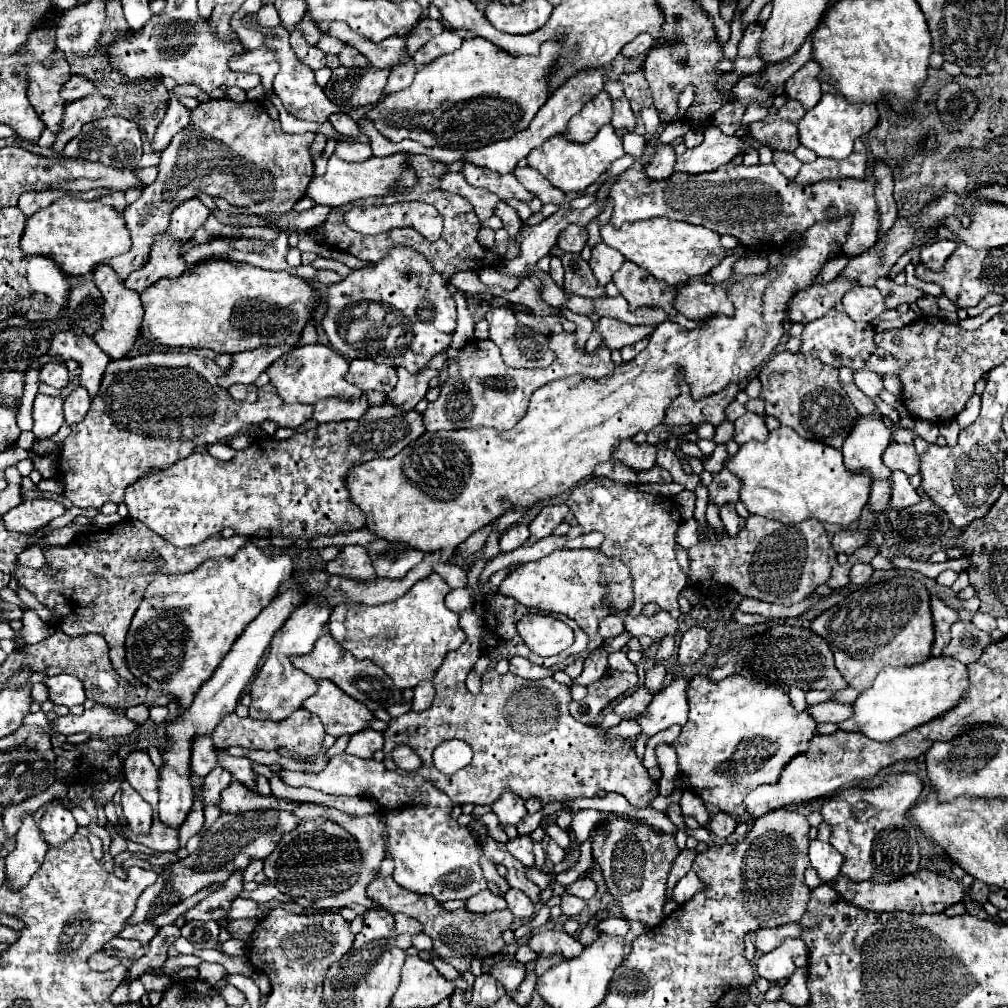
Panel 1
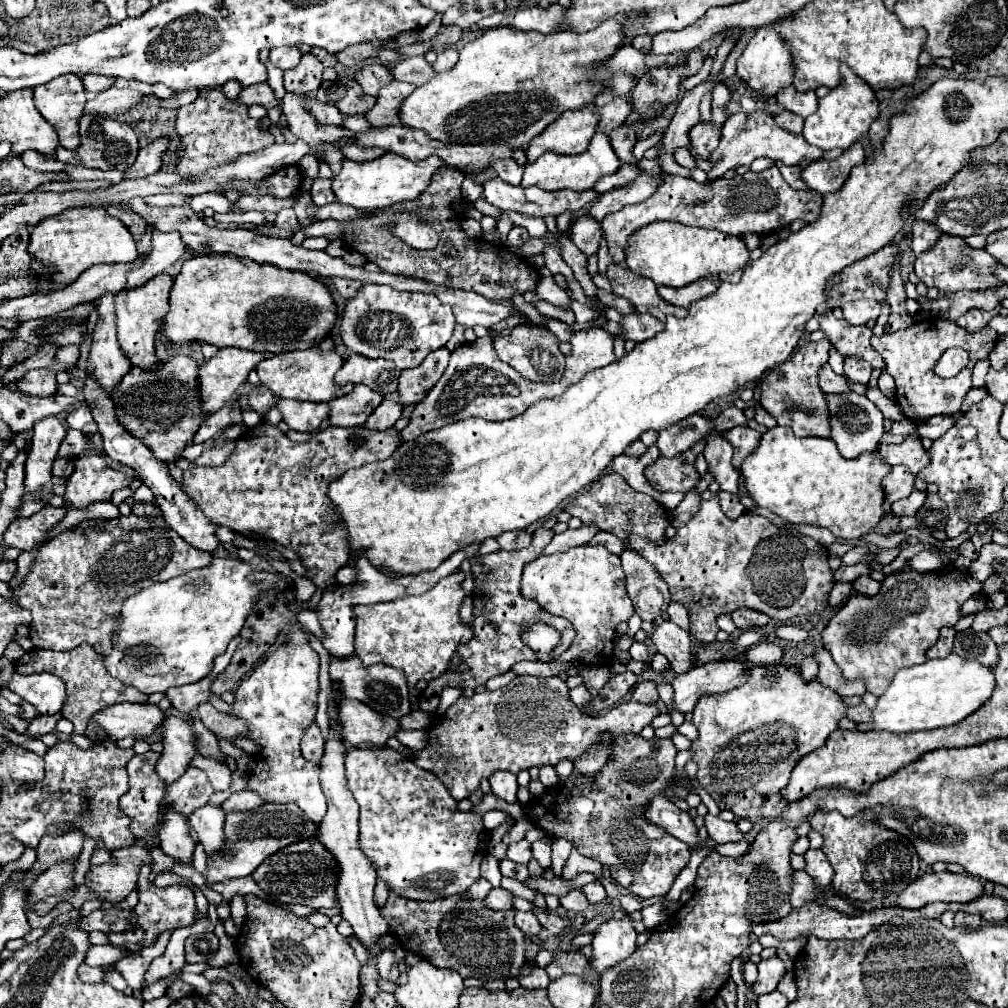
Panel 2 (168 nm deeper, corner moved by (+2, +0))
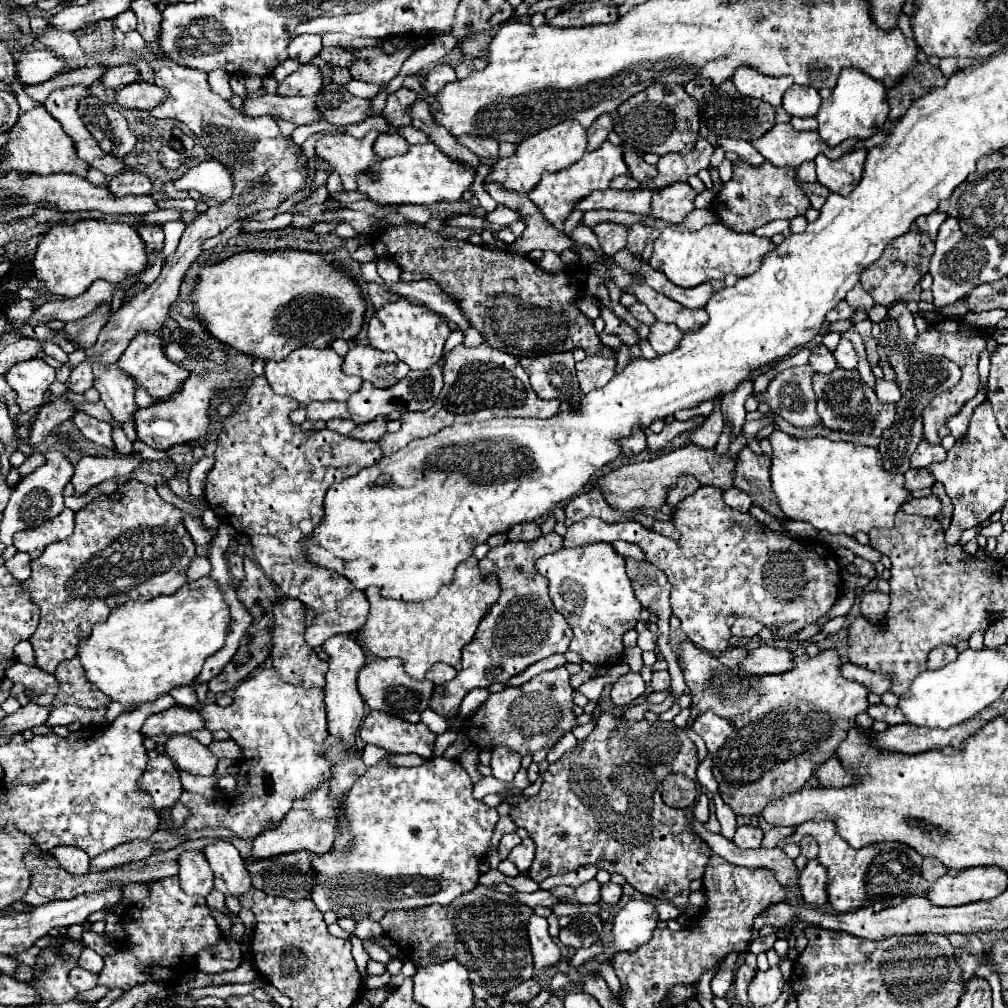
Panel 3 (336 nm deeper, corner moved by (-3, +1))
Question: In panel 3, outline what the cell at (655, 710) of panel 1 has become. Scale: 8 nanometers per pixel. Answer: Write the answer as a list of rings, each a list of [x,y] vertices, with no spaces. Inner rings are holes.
[[[760,645],[752,653],[748,653],[740,661],[740,669],[752,675],[768,675],[768,673],[782,673],[792,667],[792,651],[786,647],[768,647]]]

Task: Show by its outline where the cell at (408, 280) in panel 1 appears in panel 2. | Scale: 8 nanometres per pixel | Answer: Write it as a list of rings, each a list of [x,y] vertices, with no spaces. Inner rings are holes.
[[[363,284],[357,298],[347,302],[339,330],[343,344],[349,348],[349,352],[363,354],[367,358],[393,360],[397,368],[407,370],[419,366],[429,352],[443,348],[451,338],[453,328],[455,328],[455,316],[449,304],[443,304],[435,294],[397,292],[391,286]],[[385,314],[395,318],[395,326],[379,324],[379,328],[373,330],[367,328],[373,316],[385,316]]]

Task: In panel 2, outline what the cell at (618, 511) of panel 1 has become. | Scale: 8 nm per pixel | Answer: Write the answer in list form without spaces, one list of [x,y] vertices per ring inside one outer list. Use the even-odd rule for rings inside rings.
[[[615,472],[605,474],[605,476],[597,478],[593,484],[589,484],[589,488],[585,488],[579,496],[571,498],[565,504],[565,510],[569,514],[581,518],[583,524],[597,524],[605,532],[613,532],[625,542],[627,542],[629,532],[635,532],[635,534],[641,534],[641,536],[645,536],[645,538],[649,538],[653,542],[659,542],[659,540],[663,540],[665,528],[669,526],[667,510],[659,502],[655,502],[651,496],[635,492]]]

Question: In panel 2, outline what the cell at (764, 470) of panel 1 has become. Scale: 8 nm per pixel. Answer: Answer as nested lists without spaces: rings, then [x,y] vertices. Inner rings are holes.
[[[775,426],[769,428],[759,442],[759,448],[749,454],[743,462],[743,476],[747,480],[749,496],[757,502],[757,506],[765,506],[777,516],[785,518],[793,524],[809,524],[829,528],[837,538],[843,540],[859,540],[863,534],[873,532],[873,528],[883,518],[883,488],[881,480],[891,472],[891,466],[881,460],[877,450],[863,452],[861,456],[847,460],[839,454],[835,442],[831,438],[797,438],[789,428]]]

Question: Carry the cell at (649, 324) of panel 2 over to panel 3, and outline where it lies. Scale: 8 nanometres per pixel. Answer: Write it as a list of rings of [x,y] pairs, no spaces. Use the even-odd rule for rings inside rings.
[[[656,321],[654,325],[650,325],[648,341],[650,341],[650,345],[656,353],[666,353],[666,351],[672,351],[678,345],[678,339],[682,339],[682,335],[684,333],[678,331],[678,327],[674,327],[670,323]]]

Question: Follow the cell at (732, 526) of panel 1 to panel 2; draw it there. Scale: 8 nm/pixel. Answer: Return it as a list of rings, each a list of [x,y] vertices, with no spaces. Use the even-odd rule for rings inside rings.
[[[719,492],[719,500],[721,500],[721,508],[723,512],[729,516],[729,518],[739,518],[743,512],[745,512],[745,506],[741,504],[739,496],[737,494],[731,494],[731,492]]]

